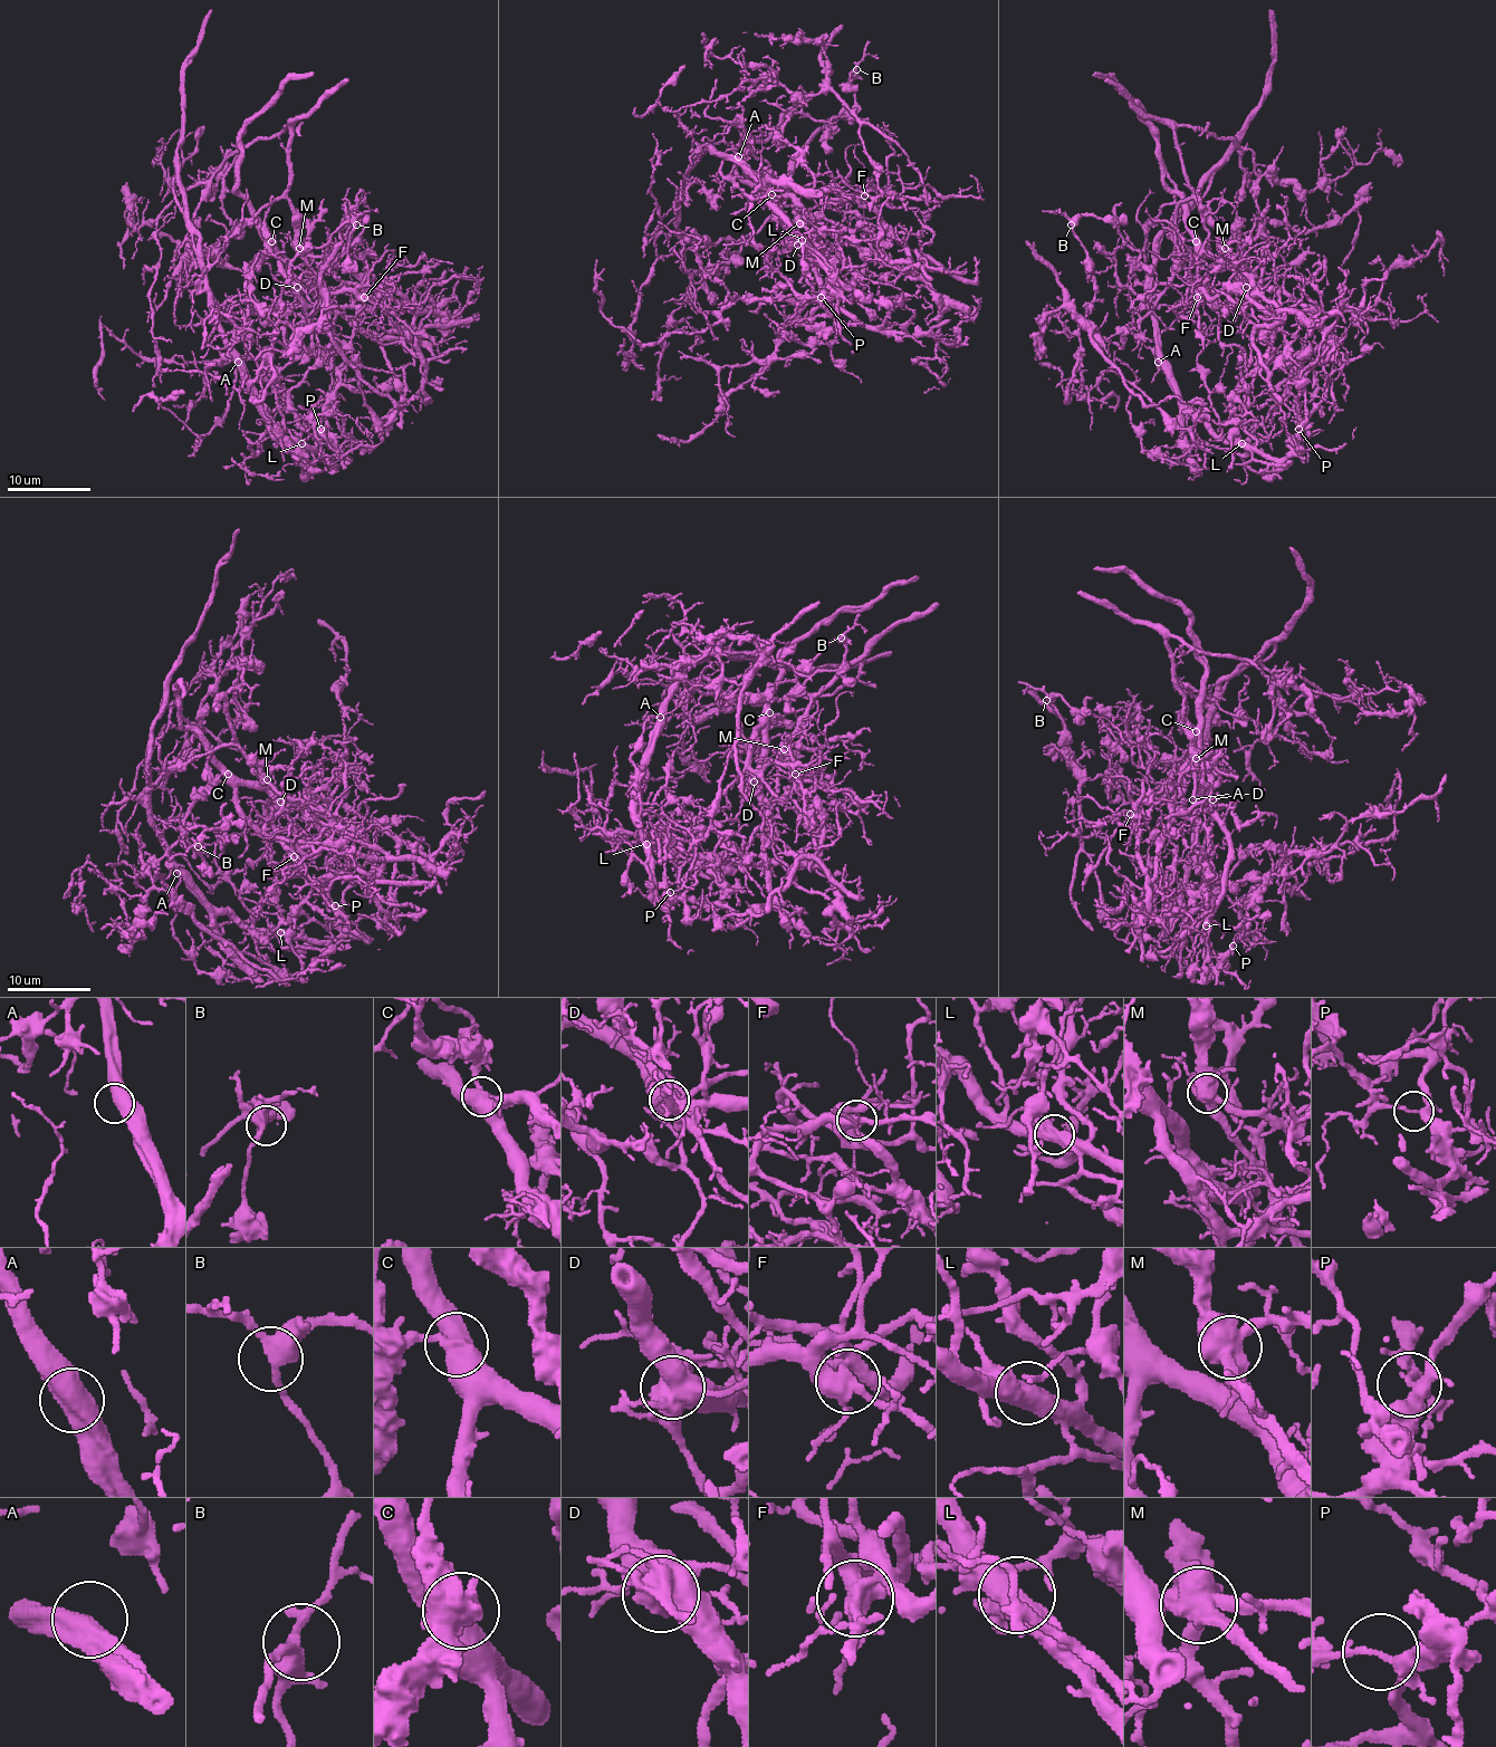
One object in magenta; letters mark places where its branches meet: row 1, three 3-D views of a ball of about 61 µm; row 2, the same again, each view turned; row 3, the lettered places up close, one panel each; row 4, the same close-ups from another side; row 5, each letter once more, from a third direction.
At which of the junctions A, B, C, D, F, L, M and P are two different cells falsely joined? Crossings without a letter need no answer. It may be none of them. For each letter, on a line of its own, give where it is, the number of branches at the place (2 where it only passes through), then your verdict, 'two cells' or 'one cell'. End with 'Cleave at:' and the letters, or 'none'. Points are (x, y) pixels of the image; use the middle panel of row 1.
A: (738, 156) | 2 | one cell
B: (856, 69) | 3 | one cell
C: (772, 194) | 3 | two cells
D: (797, 245) | 7 | two cells
F: (864, 195) | 4 | two cells
L: (802, 240) | 2 | two cells
M: (799, 223) | 4 | two cells
P: (821, 297) | 3 | two cells
Cleave at: C, D, F, L, M, P

